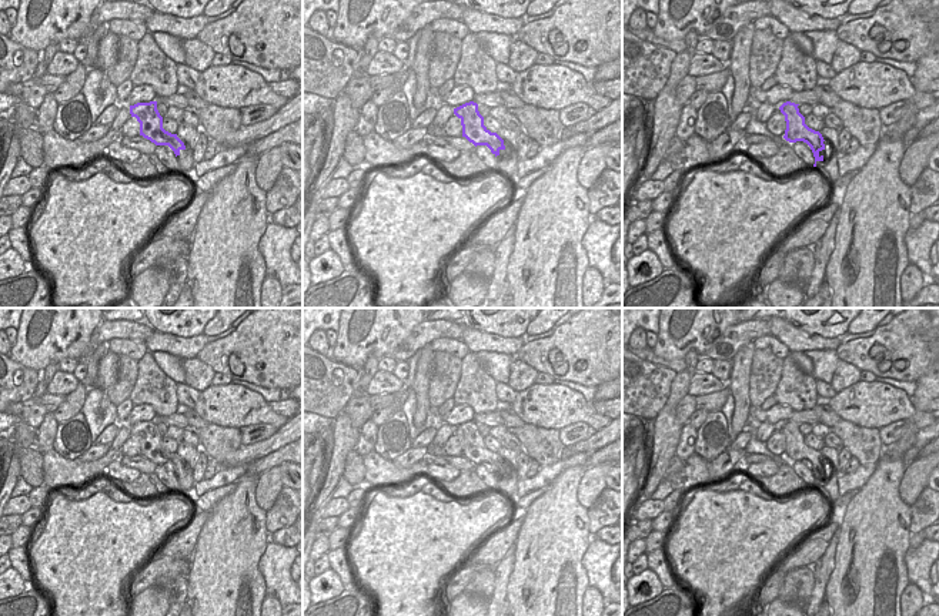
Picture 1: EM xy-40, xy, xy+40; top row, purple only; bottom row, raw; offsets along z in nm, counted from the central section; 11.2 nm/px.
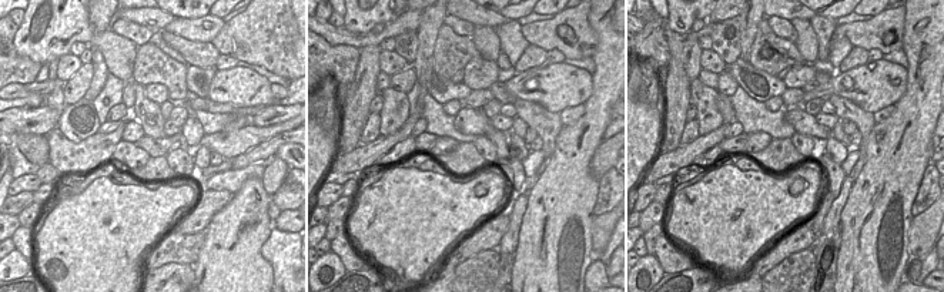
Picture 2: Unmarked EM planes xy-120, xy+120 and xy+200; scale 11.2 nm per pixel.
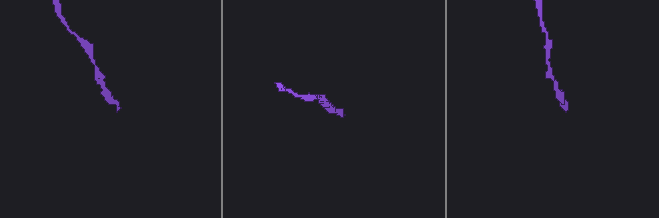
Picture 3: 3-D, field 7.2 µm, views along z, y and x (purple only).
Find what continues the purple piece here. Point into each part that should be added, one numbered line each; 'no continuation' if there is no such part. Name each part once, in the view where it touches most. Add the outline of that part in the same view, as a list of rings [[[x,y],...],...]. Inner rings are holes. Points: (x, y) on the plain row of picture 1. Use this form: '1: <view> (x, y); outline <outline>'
1: xy+40 (829, 485); outline [[[826,466],[819,471],[819,476],[823,476],[822,481],[816,481],[816,489],[825,495],[825,499],[831,505],[831,508],[836,509],[838,503],[836,500],[839,499],[839,492],[838,492],[838,476],[841,475],[839,471],[835,468],[828,469]]]

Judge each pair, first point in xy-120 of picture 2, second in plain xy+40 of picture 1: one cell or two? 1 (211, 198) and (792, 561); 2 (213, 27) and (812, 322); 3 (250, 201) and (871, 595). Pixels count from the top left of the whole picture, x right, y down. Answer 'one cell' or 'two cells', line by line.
1: one cell
2: two cells
3: one cell

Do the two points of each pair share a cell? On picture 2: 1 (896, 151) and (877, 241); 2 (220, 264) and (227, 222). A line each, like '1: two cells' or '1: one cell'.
1: one cell
2: one cell

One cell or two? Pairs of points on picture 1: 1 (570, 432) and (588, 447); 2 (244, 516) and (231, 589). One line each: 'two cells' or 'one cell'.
1: two cells
2: one cell

